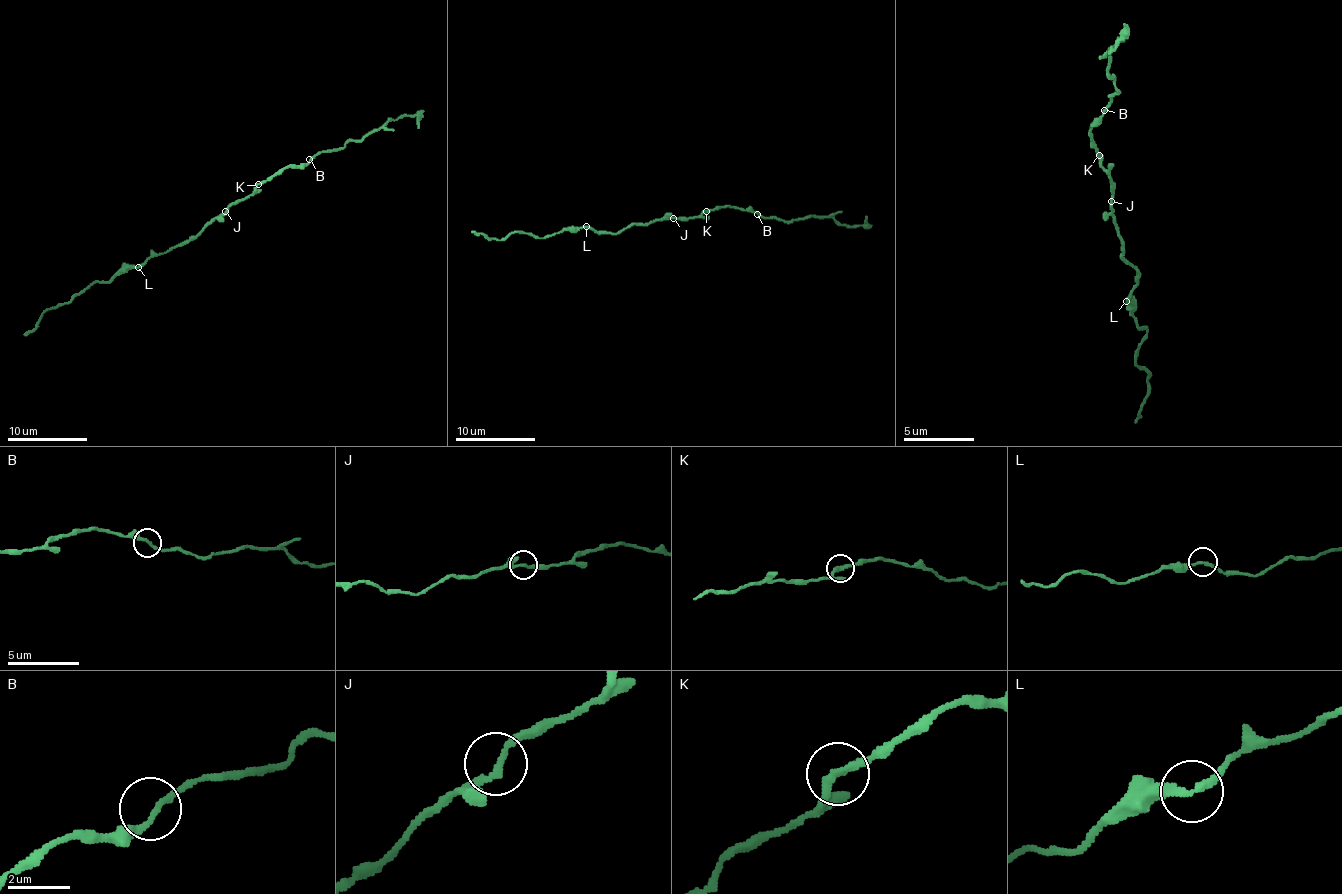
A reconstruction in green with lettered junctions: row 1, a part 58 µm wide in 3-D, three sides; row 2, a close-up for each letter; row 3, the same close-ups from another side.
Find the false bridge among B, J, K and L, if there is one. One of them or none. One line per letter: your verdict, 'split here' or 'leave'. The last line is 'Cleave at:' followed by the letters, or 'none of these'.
B: leave
J: leave
K: leave
L: leave
Cleave at: none of these

